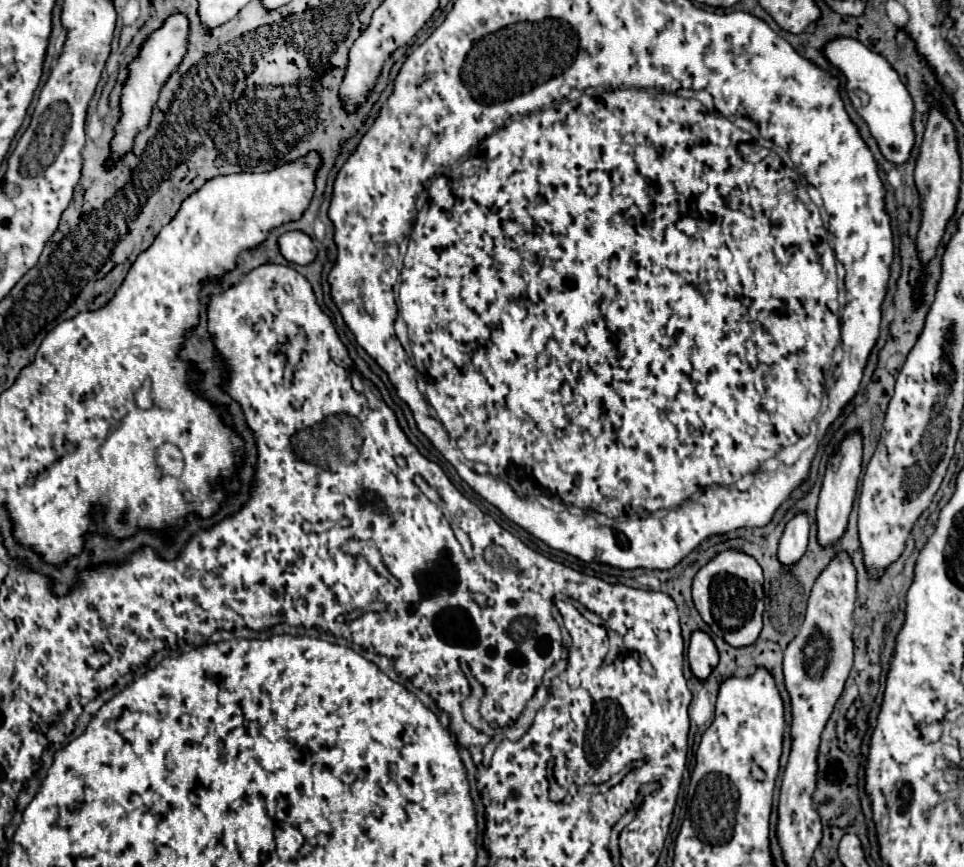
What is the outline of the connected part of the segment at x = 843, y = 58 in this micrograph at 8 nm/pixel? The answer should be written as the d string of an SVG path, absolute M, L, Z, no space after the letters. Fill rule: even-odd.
M853 38L829 40L823 46L823 54L845 76L845 90L851 98L851 104L867 122L883 156L893 164L903 164L915 144L915 132L911 126L913 100L907 88L901 84L897 72L887 64L887 60L883 60L883 56L871 52L867 46Z

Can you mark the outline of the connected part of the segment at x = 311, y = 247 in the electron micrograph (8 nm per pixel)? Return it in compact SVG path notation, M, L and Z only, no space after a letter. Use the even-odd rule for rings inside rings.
M285 232L279 238L279 248L285 260L299 266L307 266L317 258L317 248L313 240L303 232Z

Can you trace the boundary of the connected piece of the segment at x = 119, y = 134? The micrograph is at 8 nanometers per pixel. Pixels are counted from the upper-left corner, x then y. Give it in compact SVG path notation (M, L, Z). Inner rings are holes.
M181 12L167 16L163 26L147 36L137 56L129 62L129 76L121 88L121 102L119 102L121 118L117 120L115 136L111 138L111 160L107 160L107 168L111 168L111 164L115 164L121 156L131 152L135 144L135 136L141 130L145 130L147 124L151 122L151 112L155 108L155 100L159 98L159 88L163 88L163 84L169 80L175 68L179 68L179 64L183 62L183 56L187 54L189 26L191 26L189 18Z

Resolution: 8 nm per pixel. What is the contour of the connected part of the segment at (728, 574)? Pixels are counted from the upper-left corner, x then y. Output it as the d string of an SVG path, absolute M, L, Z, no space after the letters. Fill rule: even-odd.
M729 548L711 558L693 578L693 602L713 634L735 648L749 646L761 634L763 572L757 560L741 550Z

